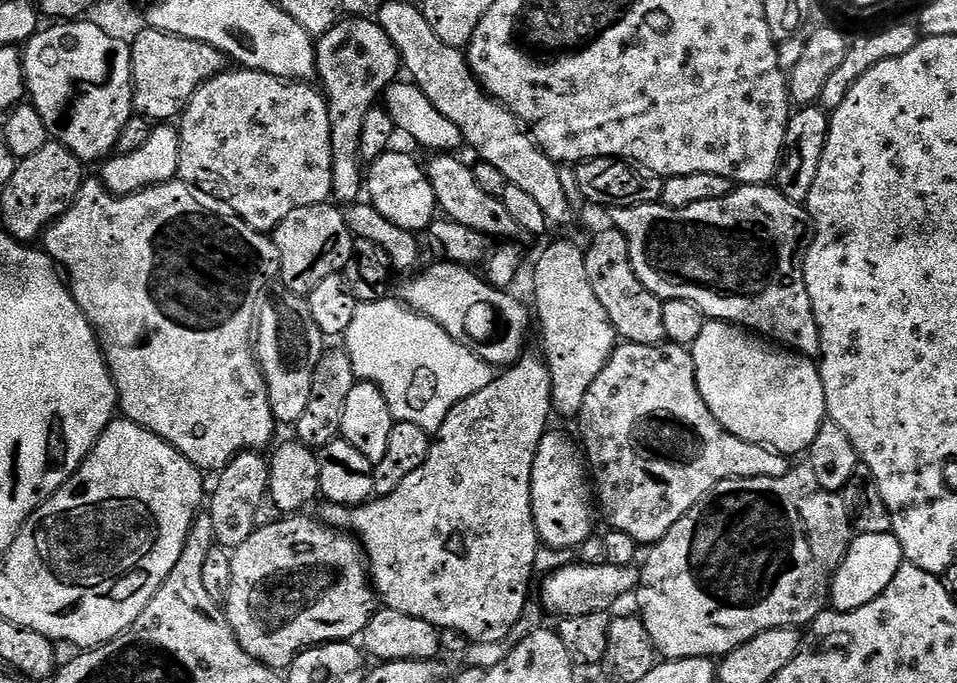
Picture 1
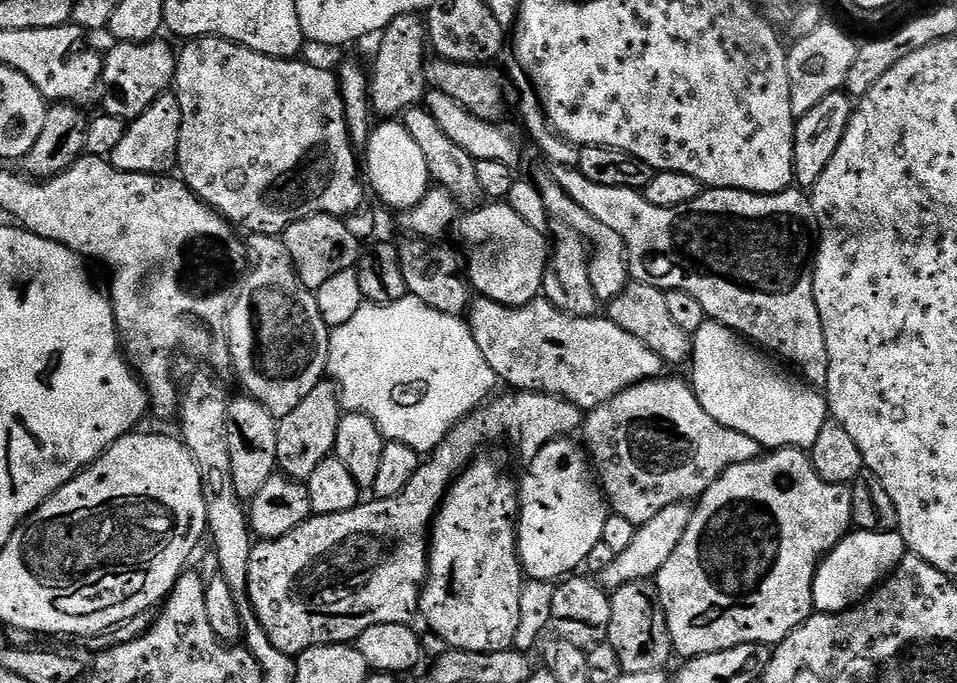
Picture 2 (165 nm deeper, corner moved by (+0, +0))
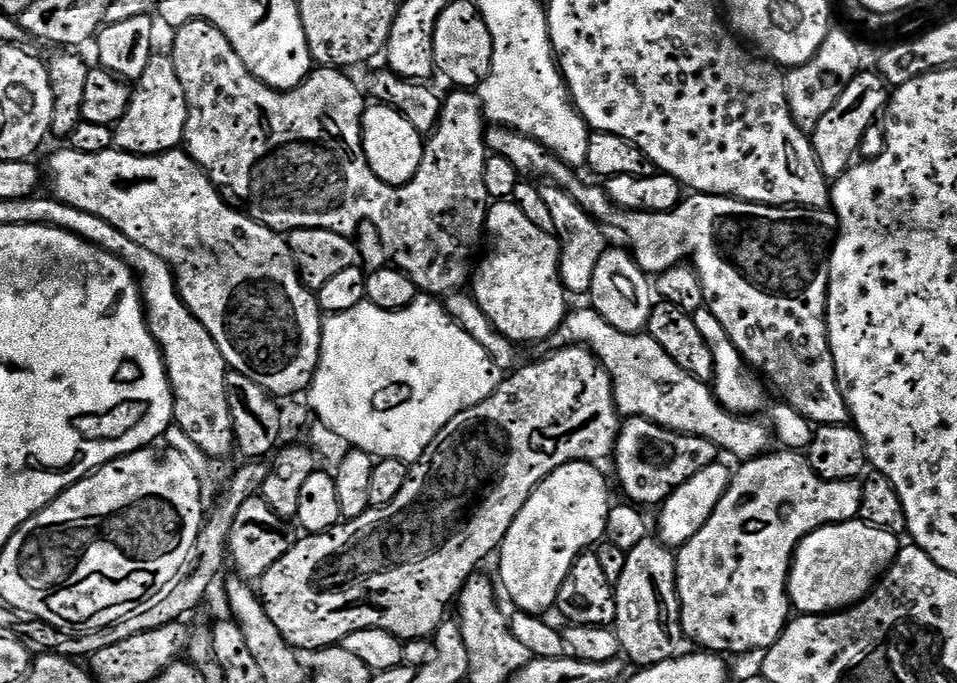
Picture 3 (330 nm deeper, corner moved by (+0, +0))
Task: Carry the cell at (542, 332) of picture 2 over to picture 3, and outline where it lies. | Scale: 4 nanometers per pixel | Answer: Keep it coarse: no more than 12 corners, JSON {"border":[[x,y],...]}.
{"border":[[591,306],[569,311],[553,349],[587,346],[621,417],[706,438],[736,462],[770,428],[733,414],[654,337]]}

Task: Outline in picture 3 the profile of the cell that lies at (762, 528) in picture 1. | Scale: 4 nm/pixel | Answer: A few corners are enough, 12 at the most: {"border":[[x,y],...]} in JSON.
{"border":[[800,450],[743,461],[676,552],[680,627],[717,654],[788,627],[805,536],[860,480]]}

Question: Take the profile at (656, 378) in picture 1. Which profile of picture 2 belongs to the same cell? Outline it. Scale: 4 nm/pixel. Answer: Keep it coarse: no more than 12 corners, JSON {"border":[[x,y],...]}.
{"border":[[687,379],[631,384],[582,420],[611,511],[637,526],[762,446]]}

